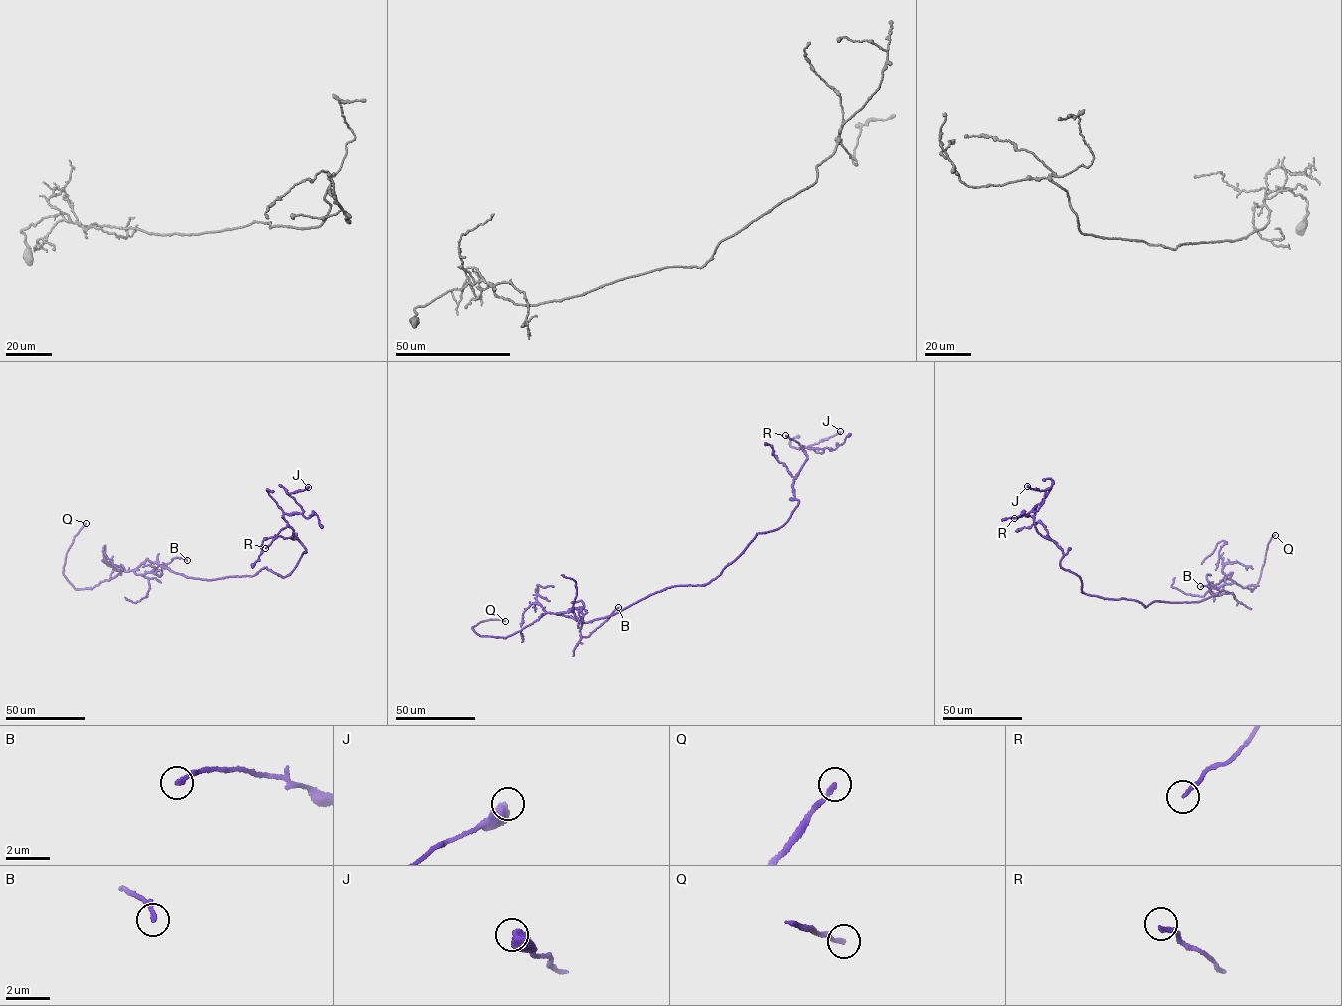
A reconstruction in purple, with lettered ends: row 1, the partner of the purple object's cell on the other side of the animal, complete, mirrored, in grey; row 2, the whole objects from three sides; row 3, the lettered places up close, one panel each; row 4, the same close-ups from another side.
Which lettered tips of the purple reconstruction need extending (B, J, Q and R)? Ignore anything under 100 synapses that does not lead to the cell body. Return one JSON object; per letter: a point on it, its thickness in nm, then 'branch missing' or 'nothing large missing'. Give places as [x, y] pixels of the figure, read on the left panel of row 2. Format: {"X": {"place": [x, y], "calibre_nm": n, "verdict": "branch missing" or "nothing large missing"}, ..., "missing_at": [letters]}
{"B": {"place": [187, 560], "calibre_nm": 200, "verdict": "nothing large missing"}, "J": {"place": [308, 487], "calibre_nm": 550, "verdict": "nothing large missing"}, "Q": {"place": [86, 523], "calibre_nm": 190, "verdict": "branch missing"}, "R": {"place": [265, 548], "calibre_nm": 190, "verdict": "nothing large missing"}, "missing_at": ["Q"]}

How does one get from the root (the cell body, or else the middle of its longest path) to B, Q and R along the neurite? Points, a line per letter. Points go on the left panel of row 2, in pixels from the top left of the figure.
B: (239, 576), (187, 577), (147, 559), (135, 572), (160, 576), (163, 563), (177, 557), (187, 560)
Q: (239, 576), (187, 577), (147, 559), (75, 589), (63, 566), (86, 523)
R: (239, 576), (266, 567), (284, 577), (306, 552), (300, 540), (290, 538), (293, 529), (287, 526), (265, 548)

